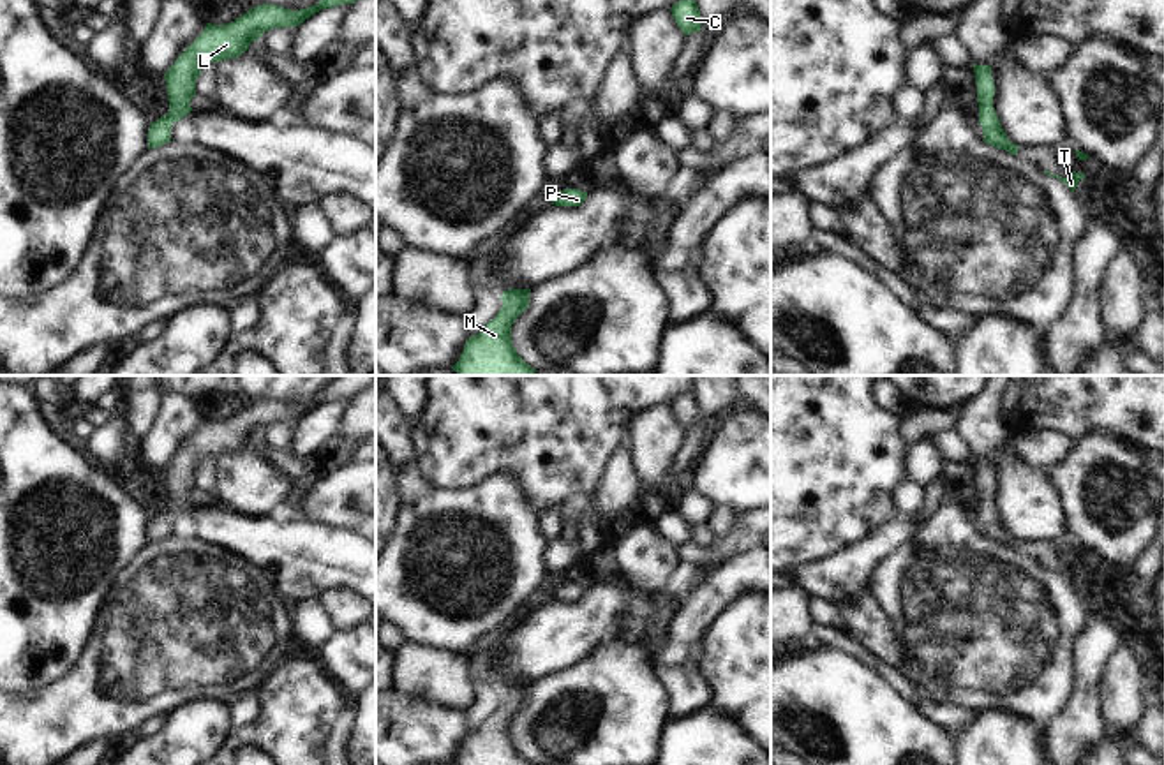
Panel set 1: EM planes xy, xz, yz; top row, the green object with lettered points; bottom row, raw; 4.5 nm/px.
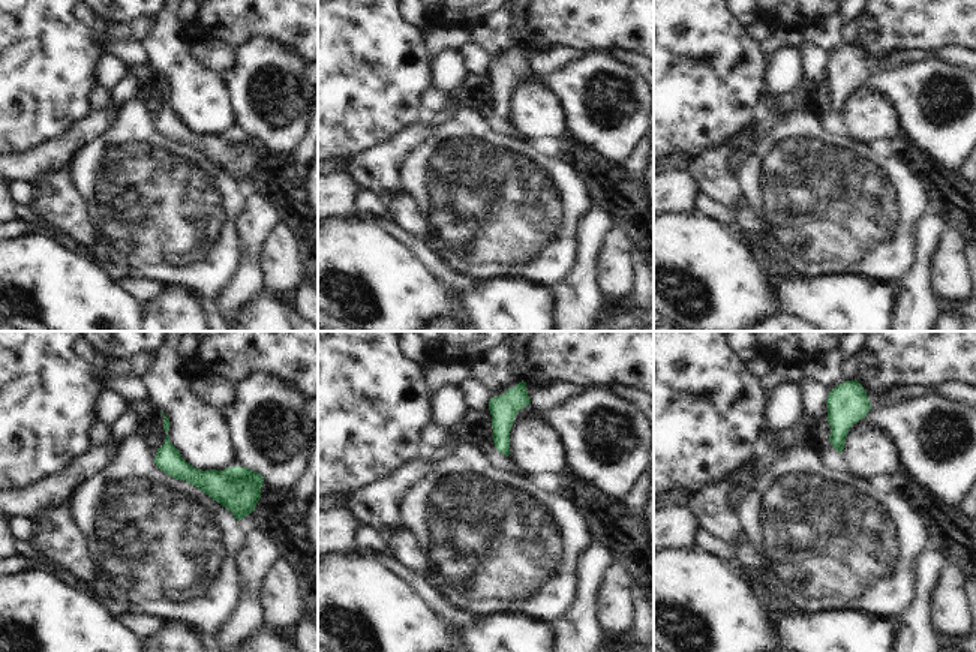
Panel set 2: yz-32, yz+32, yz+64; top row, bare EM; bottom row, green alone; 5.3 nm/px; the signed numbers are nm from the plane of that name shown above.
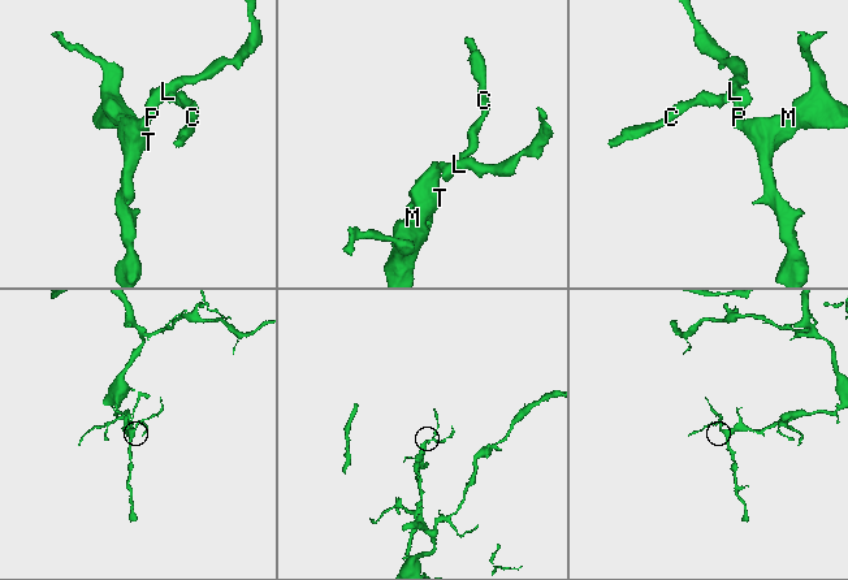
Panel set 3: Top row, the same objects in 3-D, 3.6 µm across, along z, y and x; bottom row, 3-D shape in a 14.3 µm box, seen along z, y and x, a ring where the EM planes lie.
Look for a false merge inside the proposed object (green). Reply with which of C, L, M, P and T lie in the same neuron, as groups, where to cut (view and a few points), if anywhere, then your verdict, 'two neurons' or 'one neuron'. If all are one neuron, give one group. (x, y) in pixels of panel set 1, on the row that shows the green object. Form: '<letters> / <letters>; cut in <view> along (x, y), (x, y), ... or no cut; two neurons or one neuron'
C L M P T; no cut; one neuron

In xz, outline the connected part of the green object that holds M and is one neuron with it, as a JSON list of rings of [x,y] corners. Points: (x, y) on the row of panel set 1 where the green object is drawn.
[[[531,289],[503,293],[497,316],[466,340],[459,361],[451,367],[457,375],[536,375],[511,342],[511,324],[529,307],[529,293]]]

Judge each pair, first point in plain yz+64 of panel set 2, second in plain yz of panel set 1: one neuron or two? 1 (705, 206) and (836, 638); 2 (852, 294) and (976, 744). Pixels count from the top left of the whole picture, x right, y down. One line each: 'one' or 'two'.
1: two
2: one

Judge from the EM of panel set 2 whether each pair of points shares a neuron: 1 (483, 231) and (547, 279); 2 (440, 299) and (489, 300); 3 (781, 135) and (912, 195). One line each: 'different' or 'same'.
1: same
2: different
3: same

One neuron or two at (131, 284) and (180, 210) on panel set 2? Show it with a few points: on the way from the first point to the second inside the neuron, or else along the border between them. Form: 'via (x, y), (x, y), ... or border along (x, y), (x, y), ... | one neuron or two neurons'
border along (113, 270), (125, 276), (150, 278), (164, 285) | two neurons

